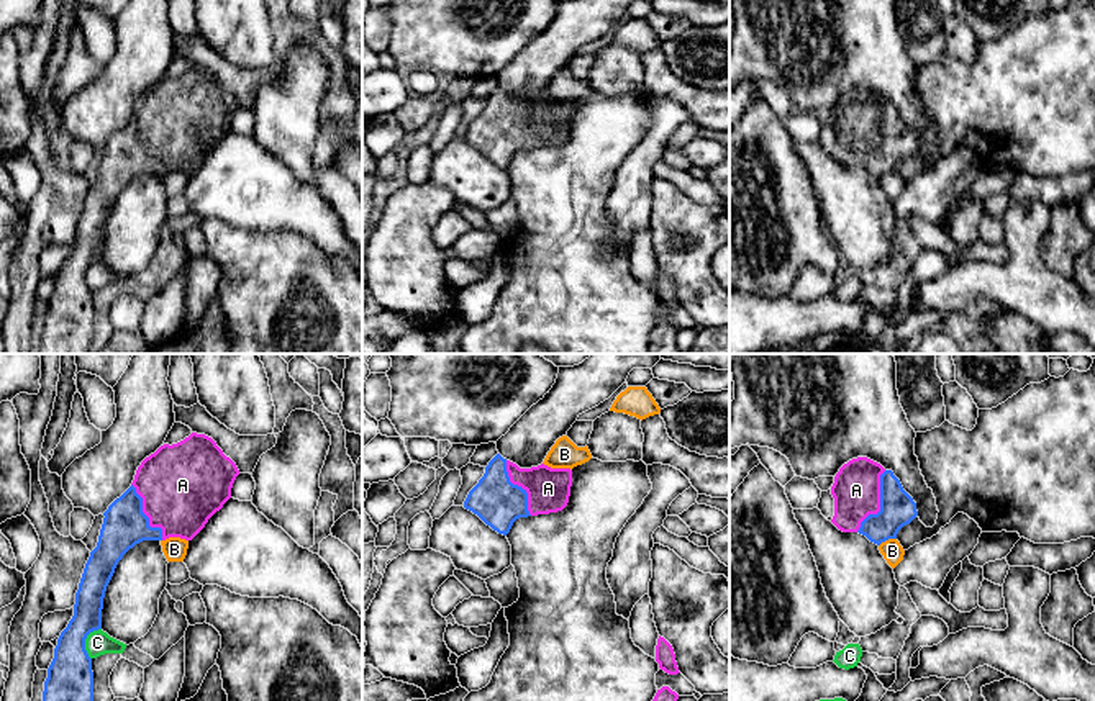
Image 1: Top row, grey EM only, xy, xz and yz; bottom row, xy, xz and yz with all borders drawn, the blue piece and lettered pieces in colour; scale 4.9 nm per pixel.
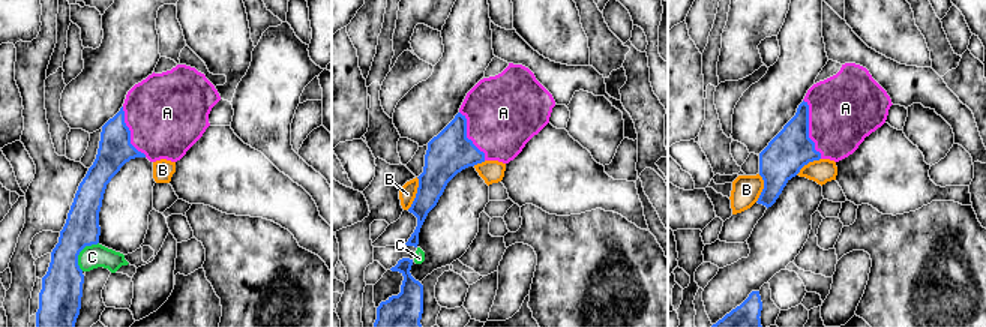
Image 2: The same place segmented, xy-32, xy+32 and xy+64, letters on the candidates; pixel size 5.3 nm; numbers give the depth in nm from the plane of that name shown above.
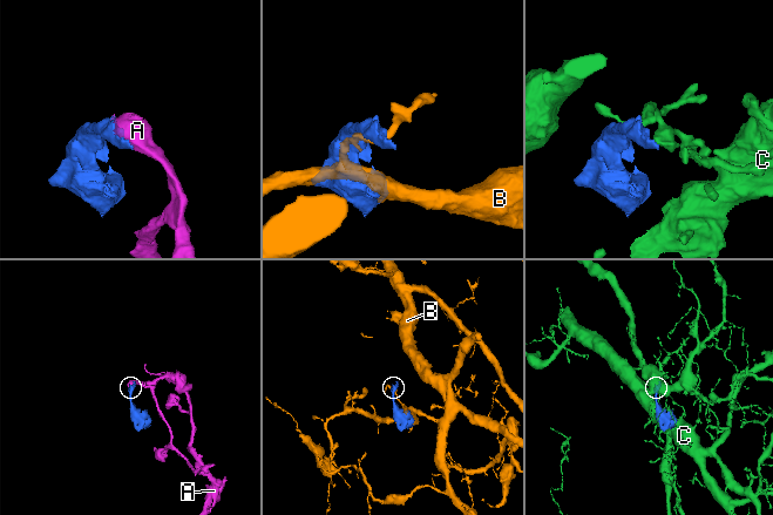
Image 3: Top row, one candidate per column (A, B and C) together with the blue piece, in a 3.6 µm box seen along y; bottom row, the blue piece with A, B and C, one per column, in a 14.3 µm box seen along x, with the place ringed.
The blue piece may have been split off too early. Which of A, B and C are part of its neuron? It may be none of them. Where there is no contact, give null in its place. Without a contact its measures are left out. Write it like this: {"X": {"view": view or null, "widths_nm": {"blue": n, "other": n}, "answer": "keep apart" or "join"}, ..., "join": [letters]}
{"A": {"view": "yz", "widths_nm": {"blue": 180, "other": 240}, "answer": "join"}, "B": {"view": "yz", "widths_nm": {"blue": 180, "other": 100}, "answer": "keep apart"}, "C": {"view": "xy", "widths_nm": {"blue": 240, "other": 120}, "answer": "keep apart"}, "join": ["A"]}

